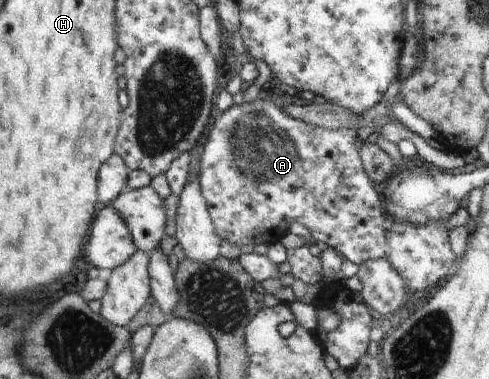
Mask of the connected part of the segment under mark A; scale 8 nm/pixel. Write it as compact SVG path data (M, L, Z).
M268 92L269 95L254 102L233 105L227 111L218 114L210 133L204 135L204 152L200 158L200 170L196 176L200 179L201 189L207 202L208 212L215 226L215 233L219 236L221 244L234 242L243 246L244 244L276 244L289 233L290 225L298 222L310 230L310 234L316 240L322 240L333 248L344 260L355 262L359 266L367 260L386 257L389 253L388 232L392 222L388 220L385 212L385 202L382 198L380 187L370 180L366 174L360 156L360 145L362 141L357 137L357 129L325 129L302 121L297 121L288 116L282 109L282 101Z

